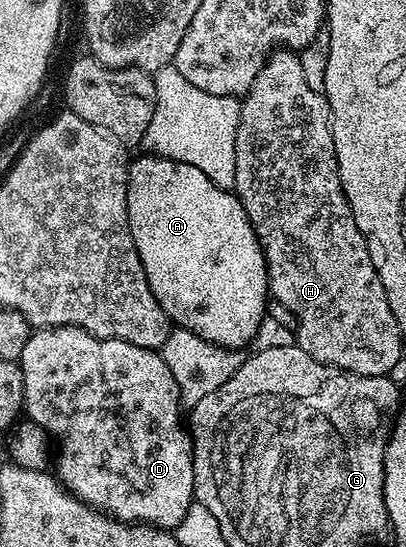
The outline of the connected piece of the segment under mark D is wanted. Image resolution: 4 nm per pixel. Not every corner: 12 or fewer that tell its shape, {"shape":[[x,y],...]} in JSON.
{"shape":[[32,331],[23,412],[91,508],[173,530],[195,500],[154,348]]}

